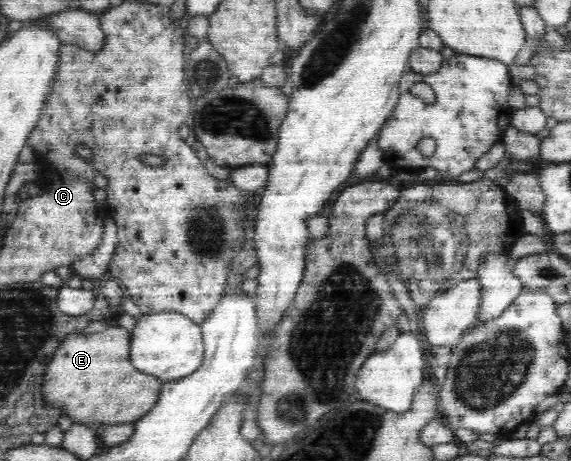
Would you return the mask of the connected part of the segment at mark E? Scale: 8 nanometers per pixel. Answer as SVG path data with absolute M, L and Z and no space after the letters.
M121 326L108 328L104 332L70 334L58 346L50 360L40 396L52 408L64 412L84 426L96 430L98 426L110 426L142 418L158 400L162 380L150 377L136 369L130 361L132 334Z

